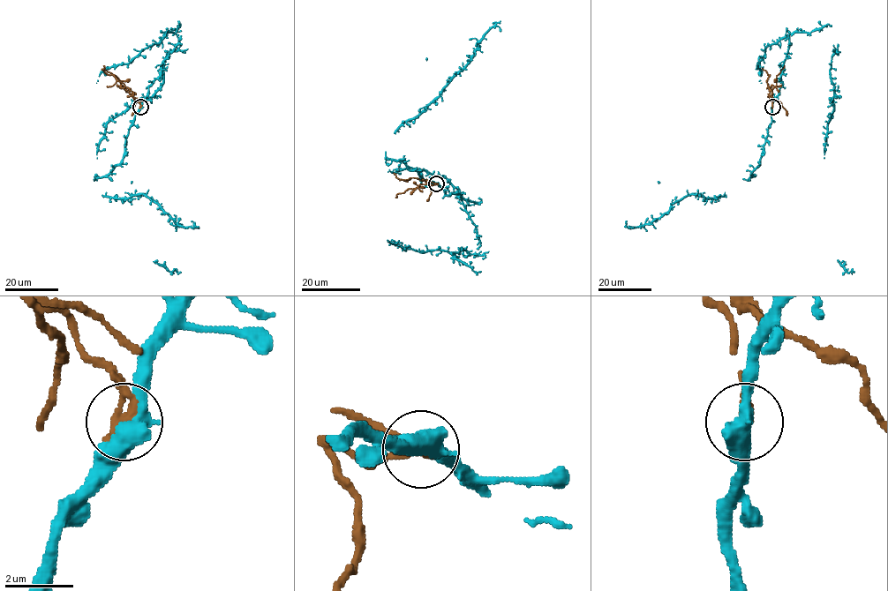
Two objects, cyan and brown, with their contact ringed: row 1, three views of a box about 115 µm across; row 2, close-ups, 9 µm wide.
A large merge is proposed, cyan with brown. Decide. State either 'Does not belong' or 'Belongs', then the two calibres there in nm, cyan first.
Does not belong. Thickness 500 nm (cyan) against 440 nm

